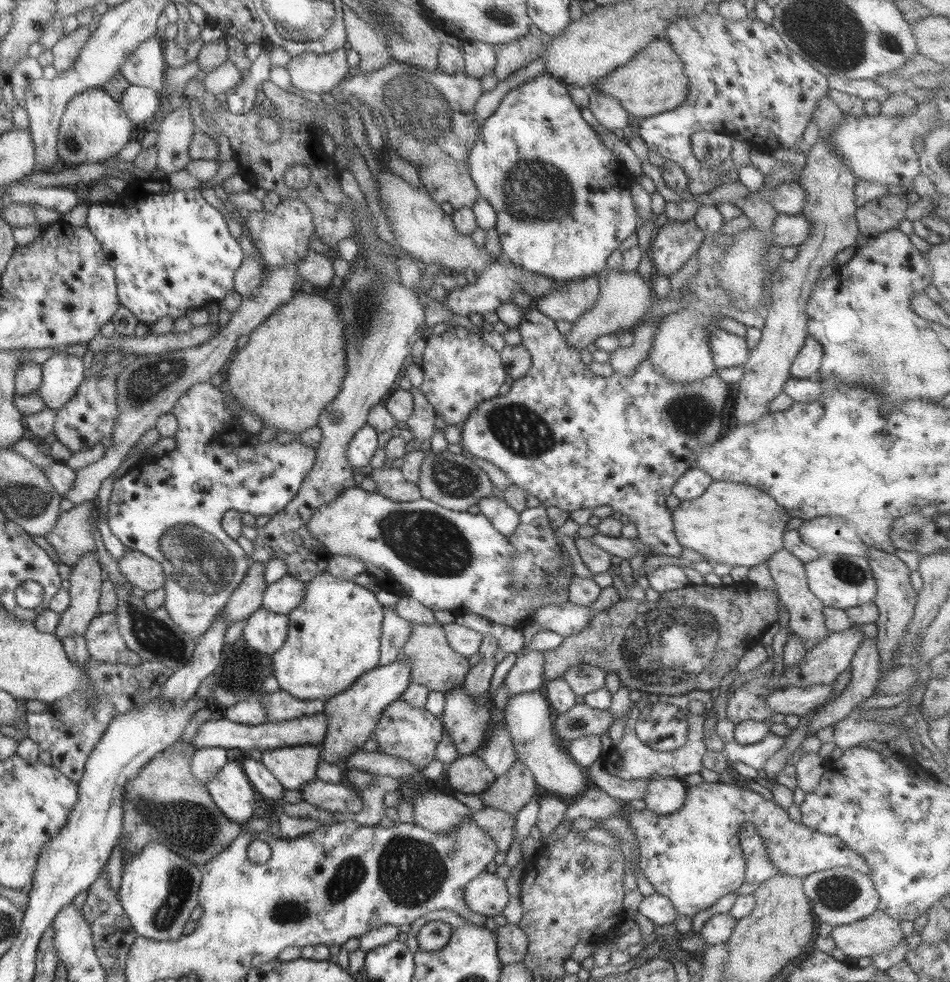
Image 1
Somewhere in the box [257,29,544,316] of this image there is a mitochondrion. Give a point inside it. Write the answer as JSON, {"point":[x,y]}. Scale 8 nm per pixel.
{"point":[420,118]}

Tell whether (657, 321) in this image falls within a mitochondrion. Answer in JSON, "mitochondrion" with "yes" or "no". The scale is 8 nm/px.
{"mitochondrion":"no"}

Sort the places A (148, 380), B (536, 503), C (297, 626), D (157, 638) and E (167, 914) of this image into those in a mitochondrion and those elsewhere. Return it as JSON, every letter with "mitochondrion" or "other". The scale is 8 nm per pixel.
{"A":"mitochondrion","B":"other","C":"other","D":"mitochondrion","E":"mitochondrion"}

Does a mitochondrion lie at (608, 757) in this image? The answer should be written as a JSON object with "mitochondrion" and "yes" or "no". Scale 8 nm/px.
{"mitochondrion":"no"}

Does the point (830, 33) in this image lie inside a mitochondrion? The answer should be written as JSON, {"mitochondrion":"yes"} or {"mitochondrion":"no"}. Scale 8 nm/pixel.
{"mitochondrion":"yes"}

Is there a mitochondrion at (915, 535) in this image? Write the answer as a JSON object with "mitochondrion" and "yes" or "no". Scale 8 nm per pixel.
{"mitochondrion":"yes"}

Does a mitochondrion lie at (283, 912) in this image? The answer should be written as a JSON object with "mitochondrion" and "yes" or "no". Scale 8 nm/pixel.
{"mitochondrion":"yes"}

